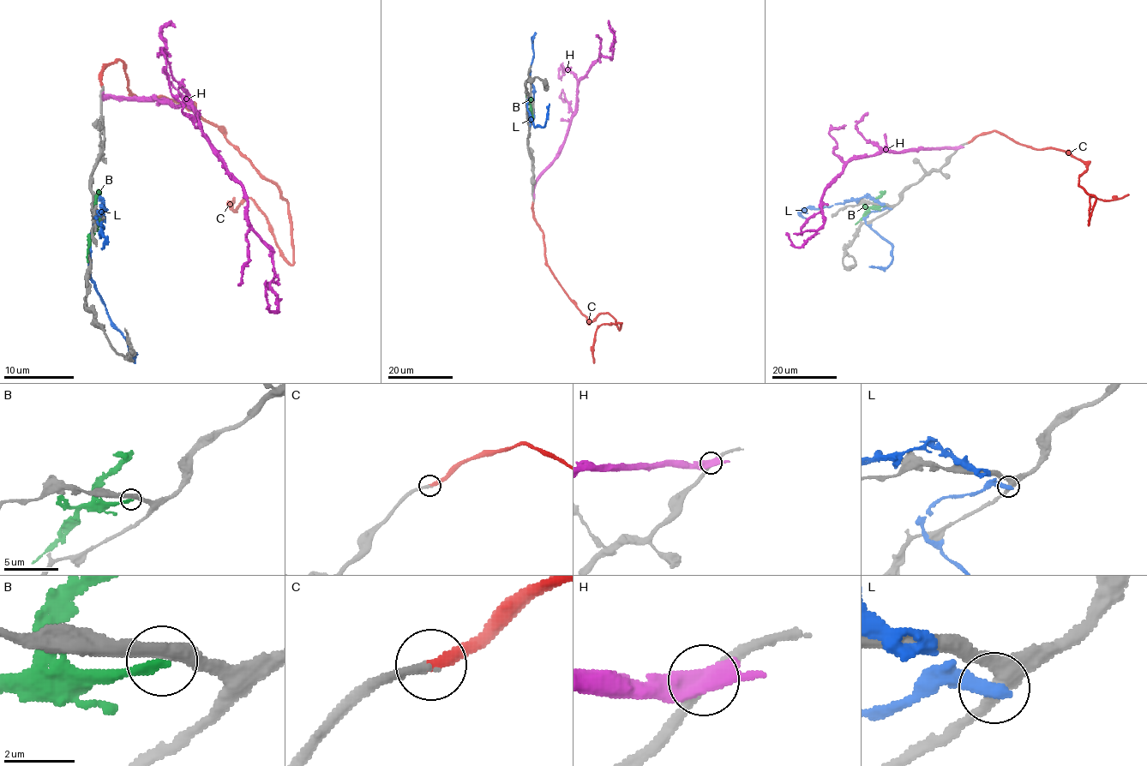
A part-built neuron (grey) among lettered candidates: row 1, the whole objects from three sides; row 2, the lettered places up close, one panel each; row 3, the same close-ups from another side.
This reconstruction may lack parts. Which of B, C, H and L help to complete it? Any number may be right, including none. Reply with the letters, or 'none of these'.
C

